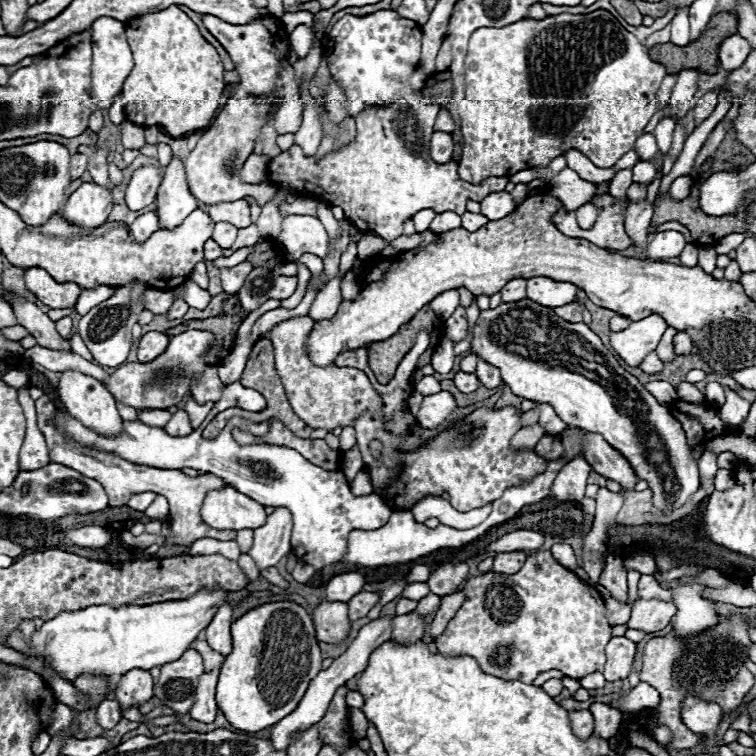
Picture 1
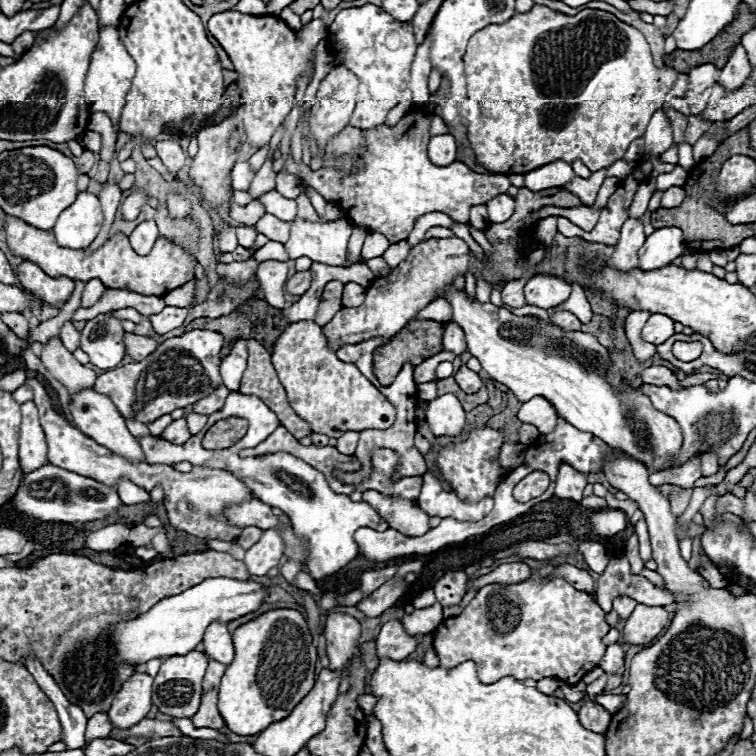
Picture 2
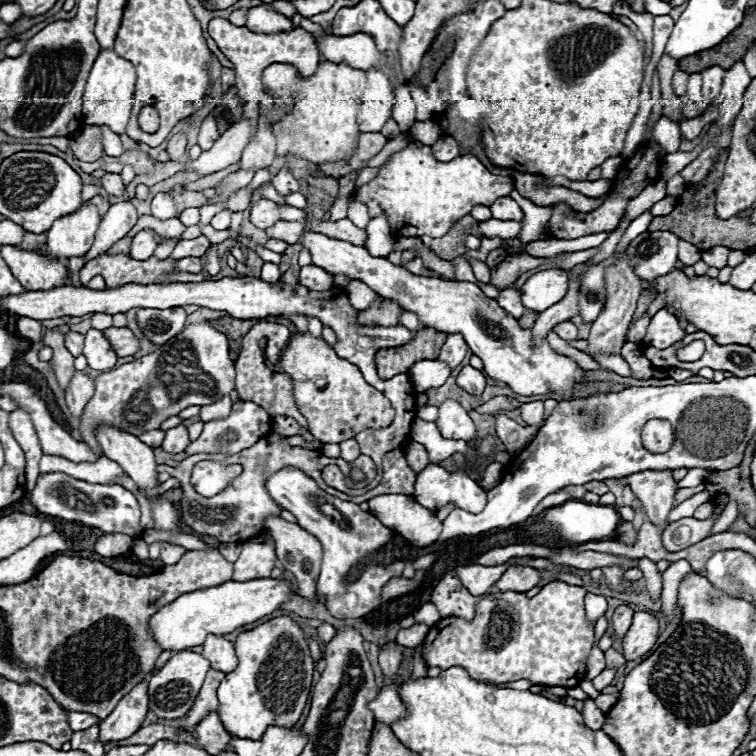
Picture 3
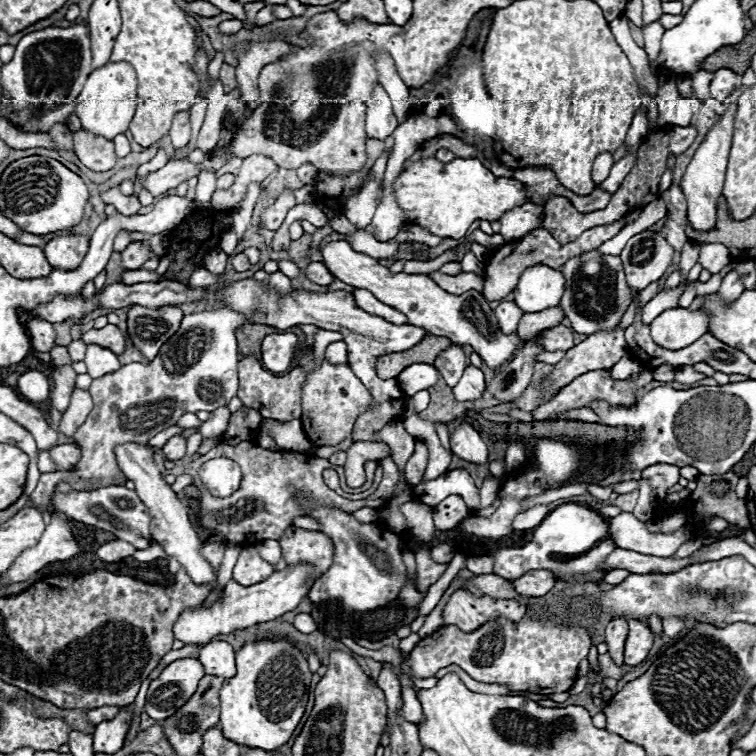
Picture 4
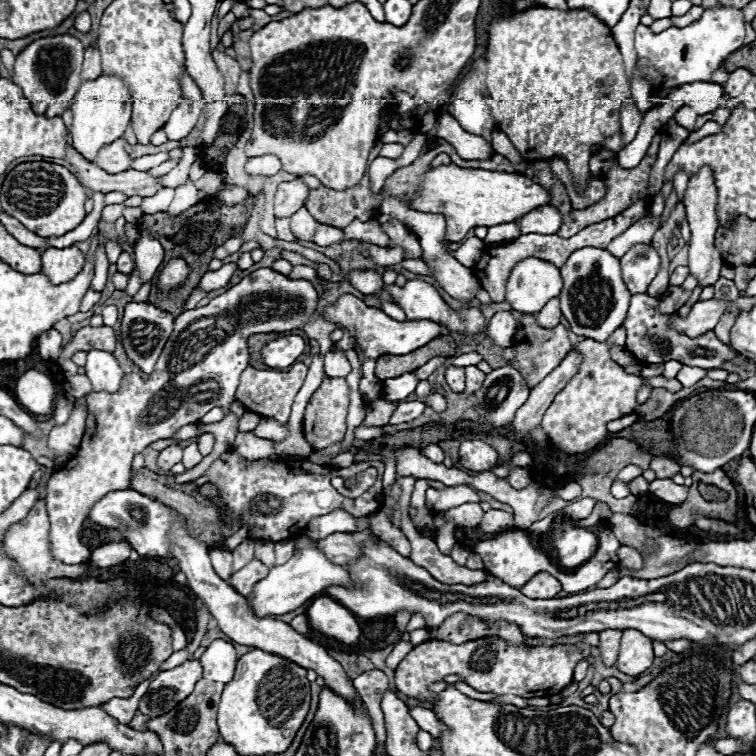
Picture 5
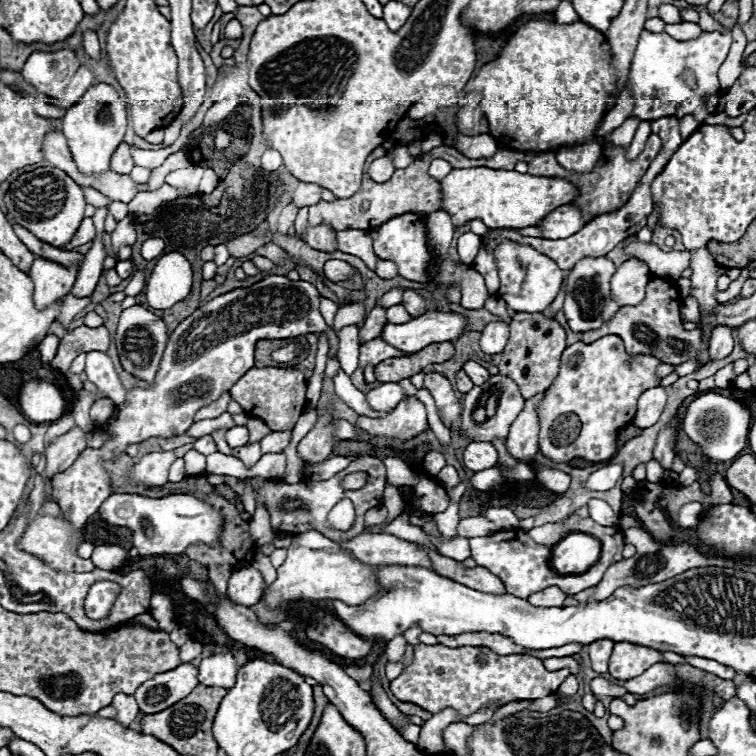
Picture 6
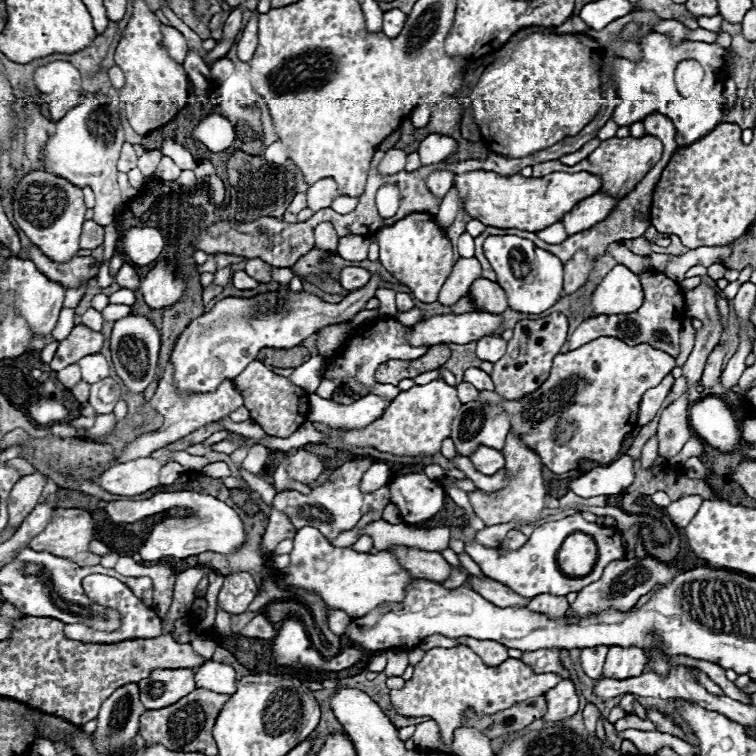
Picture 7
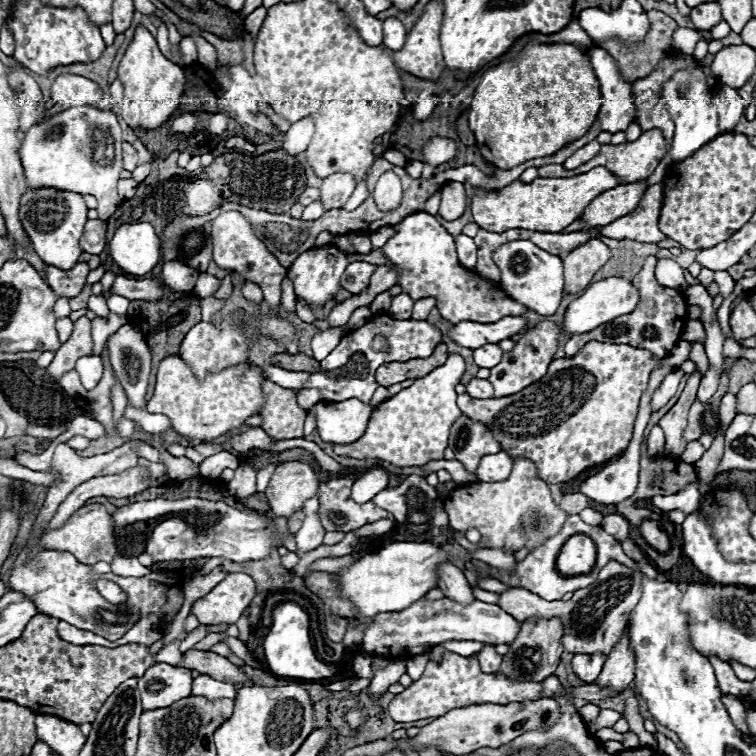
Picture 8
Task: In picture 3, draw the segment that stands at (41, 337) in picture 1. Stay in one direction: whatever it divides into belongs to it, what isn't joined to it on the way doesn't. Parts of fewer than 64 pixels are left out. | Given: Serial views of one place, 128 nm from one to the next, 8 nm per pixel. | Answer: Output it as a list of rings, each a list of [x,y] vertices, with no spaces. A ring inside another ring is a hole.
[[[74,370],[70,384],[66,388],[66,402],[74,416],[80,416],[88,400],[94,396],[94,378],[82,370]]]

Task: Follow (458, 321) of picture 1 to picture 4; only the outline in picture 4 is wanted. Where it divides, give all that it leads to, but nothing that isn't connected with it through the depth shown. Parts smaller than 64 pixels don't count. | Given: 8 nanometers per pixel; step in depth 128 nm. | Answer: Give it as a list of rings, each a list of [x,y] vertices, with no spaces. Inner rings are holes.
[[[458,344],[448,346],[446,350],[442,350],[434,362],[434,366],[440,370],[442,378],[448,382],[448,386],[456,386],[456,382],[460,380],[464,368],[466,368],[466,356],[464,350]]]

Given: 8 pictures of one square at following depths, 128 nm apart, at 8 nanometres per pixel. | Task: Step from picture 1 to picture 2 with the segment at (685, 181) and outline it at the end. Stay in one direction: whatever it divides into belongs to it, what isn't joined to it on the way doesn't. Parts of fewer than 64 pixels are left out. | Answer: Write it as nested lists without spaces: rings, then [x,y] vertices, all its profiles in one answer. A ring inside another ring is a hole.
[[[672,186],[664,192],[662,196],[662,208],[678,208],[684,200],[684,188],[682,186]]]

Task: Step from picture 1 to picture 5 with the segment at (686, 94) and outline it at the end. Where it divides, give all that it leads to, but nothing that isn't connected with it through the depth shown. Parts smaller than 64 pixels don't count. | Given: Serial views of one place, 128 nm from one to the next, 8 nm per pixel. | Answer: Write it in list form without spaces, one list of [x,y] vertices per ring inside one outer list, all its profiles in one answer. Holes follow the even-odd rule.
[[[738,68],[728,74],[728,80],[722,84],[722,92],[730,98],[738,98],[750,78],[752,78],[752,72],[748,72],[746,68]]]

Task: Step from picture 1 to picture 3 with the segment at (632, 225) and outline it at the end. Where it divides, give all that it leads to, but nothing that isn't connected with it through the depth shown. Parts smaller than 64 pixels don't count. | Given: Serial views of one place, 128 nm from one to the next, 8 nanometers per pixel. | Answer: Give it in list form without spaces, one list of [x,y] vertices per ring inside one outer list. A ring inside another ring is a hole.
[[[622,252],[618,256],[618,260],[606,268],[604,274],[606,274],[606,304],[604,304],[604,310],[600,312],[600,316],[592,322],[588,342],[590,342],[590,350],[620,354],[620,348],[626,342],[626,330],[628,330],[632,314],[636,310],[636,300],[642,292],[642,280],[636,276],[636,272],[632,272],[630,258],[626,252]]]

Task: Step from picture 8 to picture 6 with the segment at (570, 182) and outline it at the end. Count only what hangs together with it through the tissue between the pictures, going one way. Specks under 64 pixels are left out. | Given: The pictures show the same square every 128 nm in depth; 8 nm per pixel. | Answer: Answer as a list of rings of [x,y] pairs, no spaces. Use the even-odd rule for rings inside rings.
[[[454,168],[440,180],[440,188],[440,208],[450,214],[454,228],[460,228],[476,218],[482,220],[488,228],[536,226],[554,208],[568,204],[578,196],[578,188],[562,178],[544,178],[520,174],[516,170],[492,168]]]

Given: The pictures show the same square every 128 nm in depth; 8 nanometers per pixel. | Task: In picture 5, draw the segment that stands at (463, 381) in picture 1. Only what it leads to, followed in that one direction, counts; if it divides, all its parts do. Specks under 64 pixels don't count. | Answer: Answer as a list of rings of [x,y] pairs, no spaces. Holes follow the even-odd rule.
[[[466,366],[466,388],[462,394],[474,394],[484,382],[484,378],[486,374],[482,370],[478,370],[476,366]]]

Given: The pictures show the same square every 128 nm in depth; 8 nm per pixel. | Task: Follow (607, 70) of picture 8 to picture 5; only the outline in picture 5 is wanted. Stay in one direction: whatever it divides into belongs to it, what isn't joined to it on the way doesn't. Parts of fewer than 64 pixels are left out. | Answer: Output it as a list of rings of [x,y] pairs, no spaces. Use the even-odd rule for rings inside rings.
[[[718,4],[716,8],[704,10],[704,14],[686,28],[668,28],[660,34],[652,34],[650,28],[636,28],[636,50],[638,68],[646,80],[666,100],[672,92],[680,90],[688,82],[708,82],[710,74],[720,68],[722,60],[744,44],[744,16],[742,10]]]

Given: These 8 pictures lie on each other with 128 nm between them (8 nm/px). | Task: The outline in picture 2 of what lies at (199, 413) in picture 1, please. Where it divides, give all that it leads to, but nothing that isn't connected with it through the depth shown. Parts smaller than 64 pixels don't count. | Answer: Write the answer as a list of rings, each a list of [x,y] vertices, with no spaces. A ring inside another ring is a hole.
[[[192,412],[192,414],[188,414],[186,416],[186,420],[188,420],[188,428],[190,428],[190,432],[192,434],[198,434],[200,430],[202,430],[202,426],[206,424],[206,414],[196,414],[196,412]]]

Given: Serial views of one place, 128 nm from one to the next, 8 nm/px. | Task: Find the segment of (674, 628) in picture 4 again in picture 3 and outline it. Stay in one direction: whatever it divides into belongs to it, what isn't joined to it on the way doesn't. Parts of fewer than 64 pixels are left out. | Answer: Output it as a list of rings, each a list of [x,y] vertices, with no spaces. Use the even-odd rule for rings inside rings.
[[[676,560],[668,566],[668,570],[662,574],[664,578],[664,588],[662,588],[662,614],[666,616],[666,622],[672,618],[672,612],[676,608],[676,594],[678,594],[678,584],[688,574],[692,568],[686,560]]]

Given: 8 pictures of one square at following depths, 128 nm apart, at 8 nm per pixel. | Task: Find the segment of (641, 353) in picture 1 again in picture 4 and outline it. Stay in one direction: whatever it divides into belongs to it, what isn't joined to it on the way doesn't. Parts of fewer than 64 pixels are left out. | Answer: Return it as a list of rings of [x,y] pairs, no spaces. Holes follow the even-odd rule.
[[[670,308],[650,324],[654,342],[666,350],[680,350],[708,332],[708,318],[700,310]]]

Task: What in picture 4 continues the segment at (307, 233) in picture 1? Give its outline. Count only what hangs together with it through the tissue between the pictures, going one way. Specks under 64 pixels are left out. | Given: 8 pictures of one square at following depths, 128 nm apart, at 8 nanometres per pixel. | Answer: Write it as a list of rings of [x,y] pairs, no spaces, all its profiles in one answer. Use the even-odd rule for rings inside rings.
[[[344,240],[328,242],[326,246],[320,248],[322,262],[326,268],[342,282],[354,286],[354,288],[364,288],[370,290],[378,300],[384,304],[404,312],[410,320],[410,324],[416,324],[430,334],[436,336],[446,336],[454,344],[470,344],[474,352],[486,362],[488,368],[498,370],[506,362],[512,360],[514,352],[520,346],[520,338],[516,334],[504,334],[500,332],[498,320],[494,316],[494,310],[488,306],[488,300],[476,292],[468,290],[464,294],[450,294],[442,290],[430,276],[426,274],[392,274],[388,266],[382,266],[376,258],[352,250],[352,246]]]

